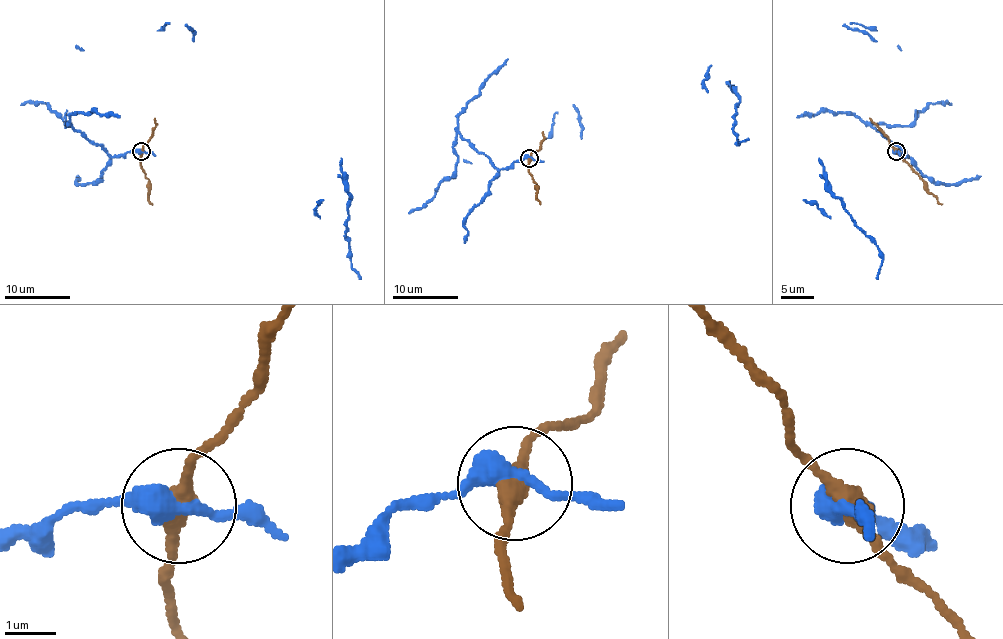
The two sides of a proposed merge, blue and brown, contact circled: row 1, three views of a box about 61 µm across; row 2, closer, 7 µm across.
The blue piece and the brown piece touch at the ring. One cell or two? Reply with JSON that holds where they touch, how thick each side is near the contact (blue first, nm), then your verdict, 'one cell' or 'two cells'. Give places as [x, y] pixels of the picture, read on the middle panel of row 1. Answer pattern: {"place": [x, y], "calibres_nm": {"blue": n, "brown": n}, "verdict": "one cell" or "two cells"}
{"place": [529, 158], "calibres_nm": {"blue": 400, "brown": 340}, "verdict": "two cells"}

